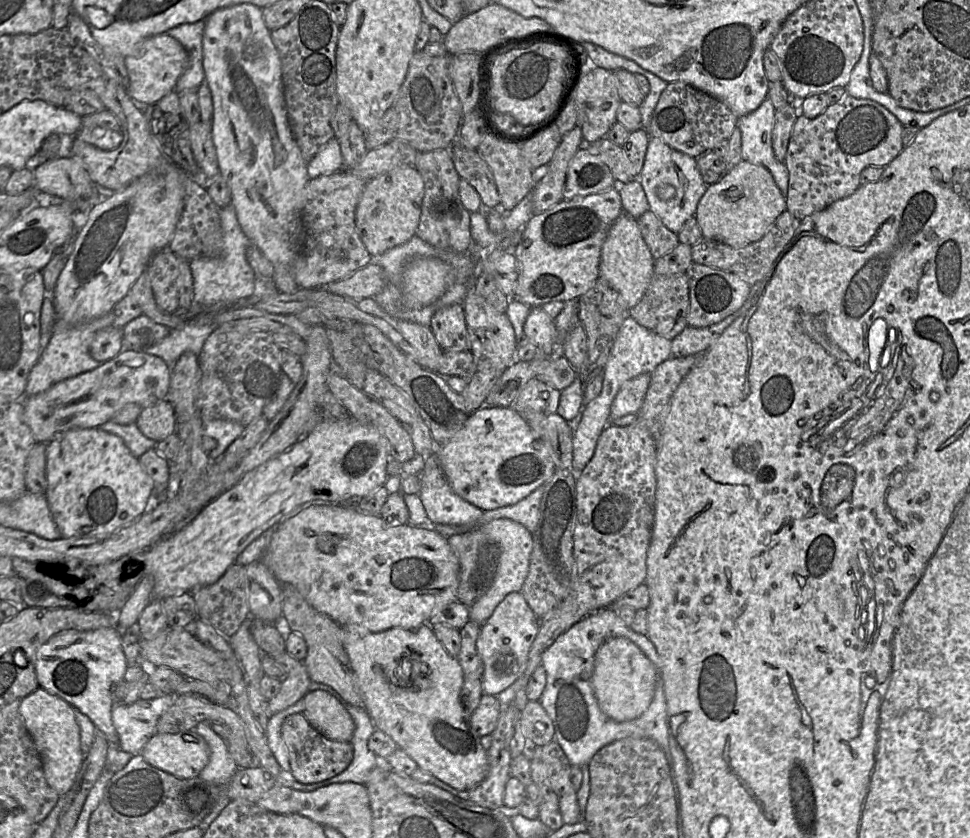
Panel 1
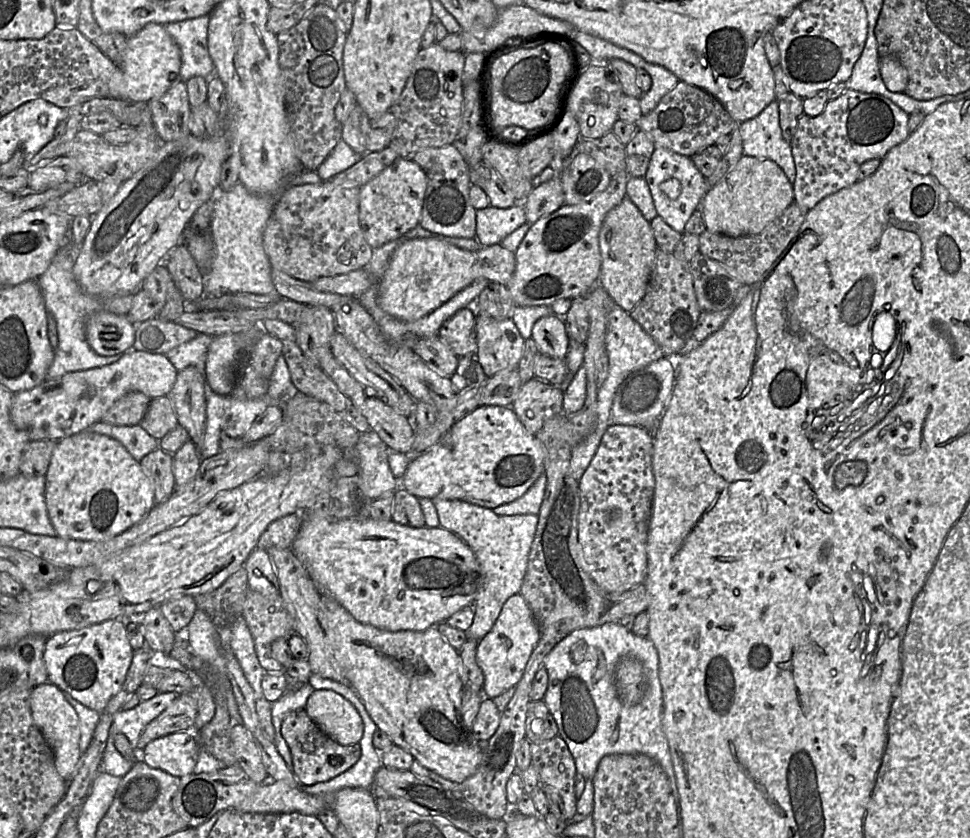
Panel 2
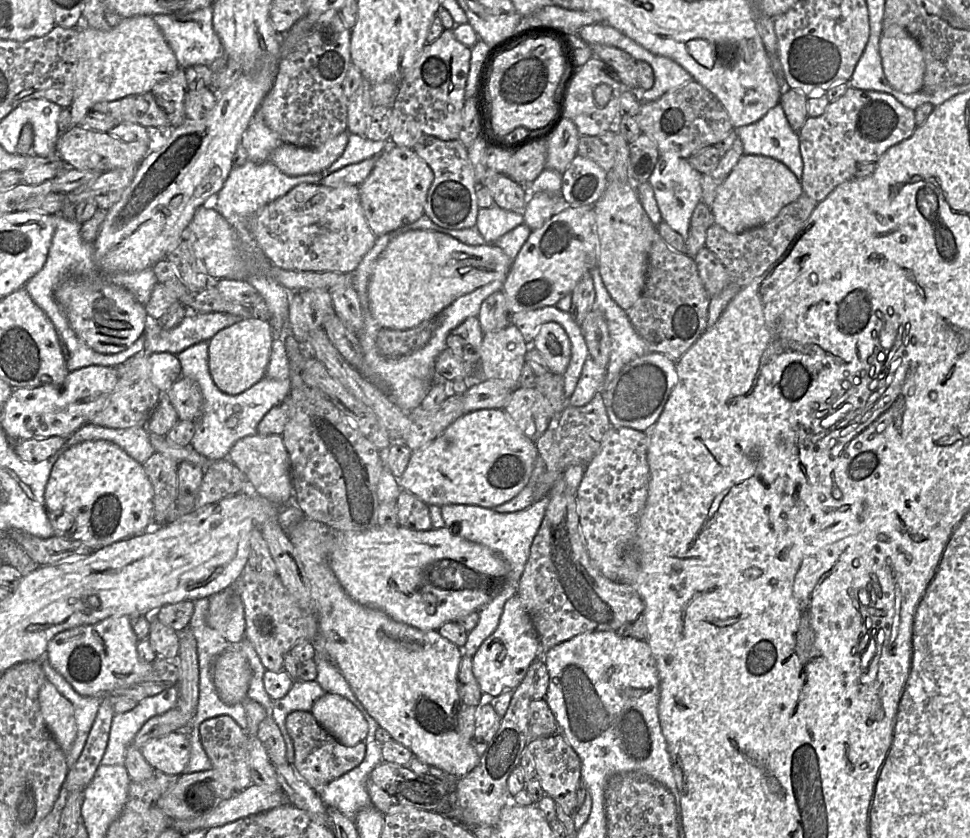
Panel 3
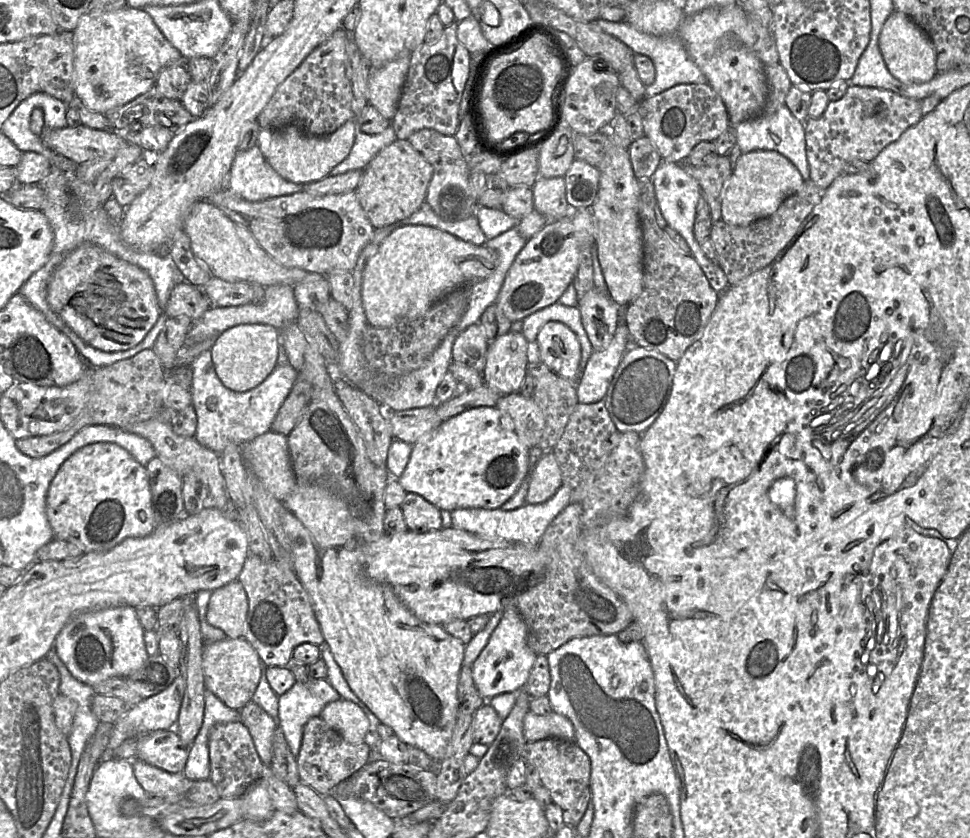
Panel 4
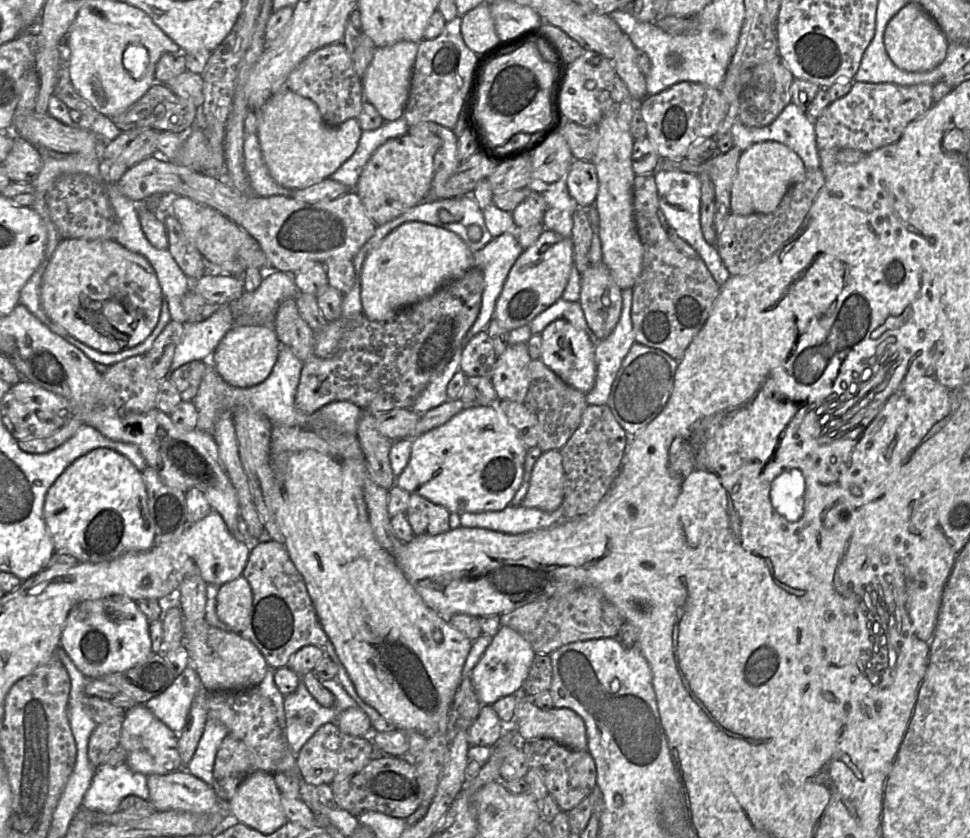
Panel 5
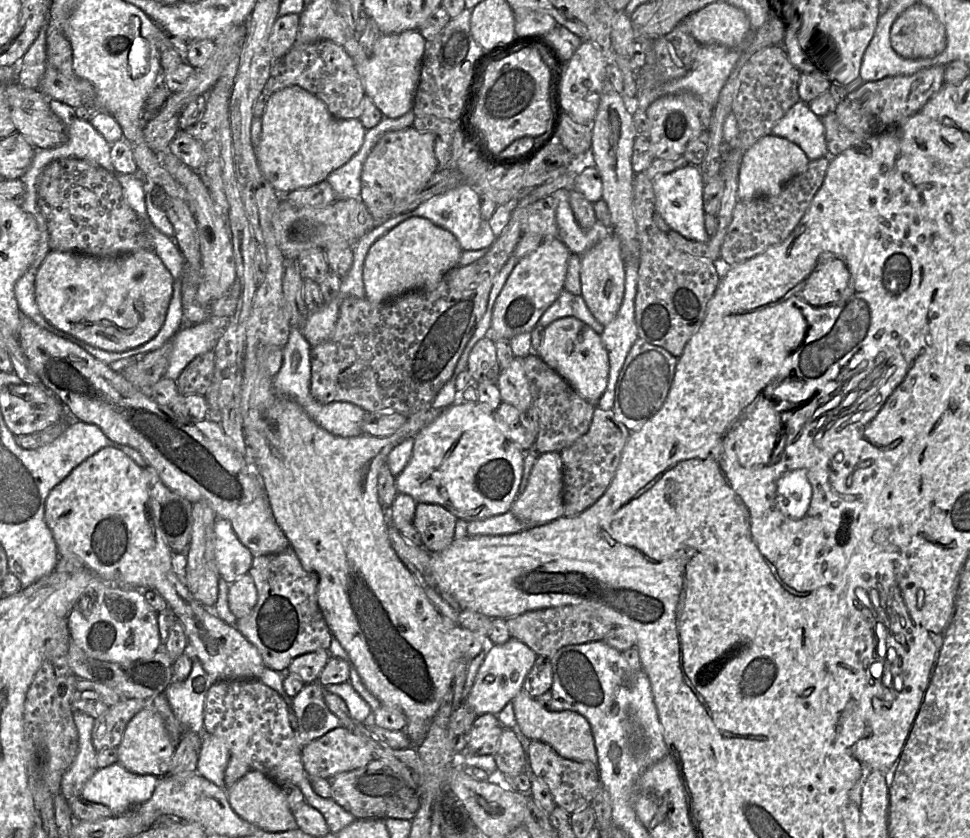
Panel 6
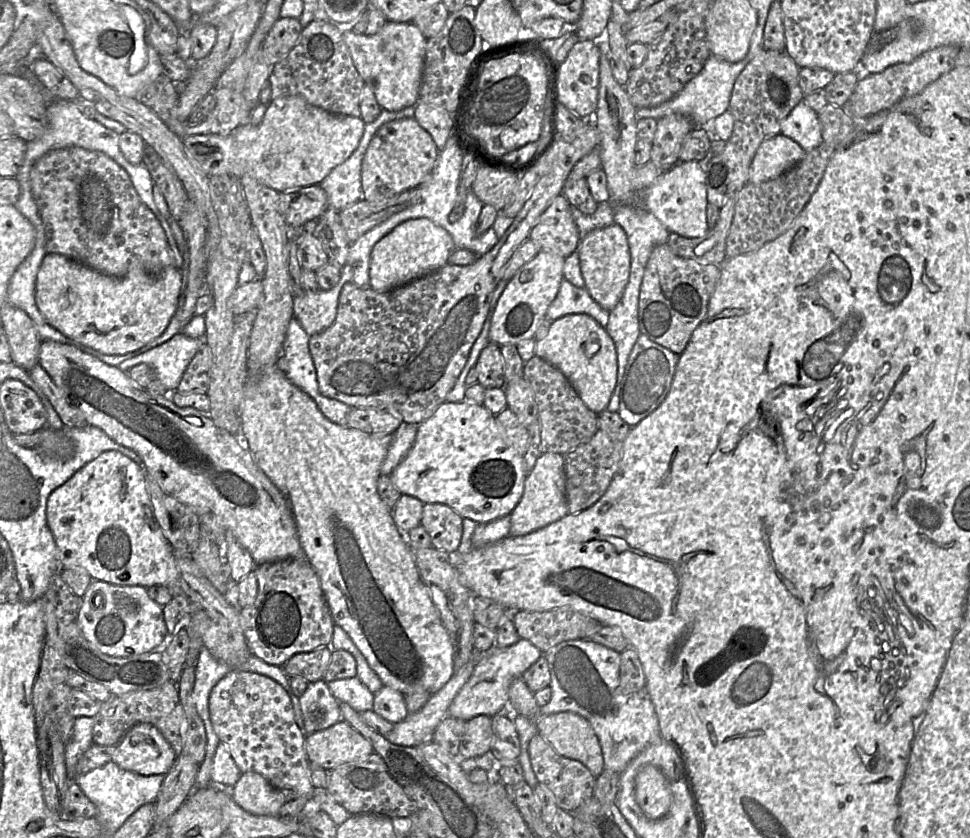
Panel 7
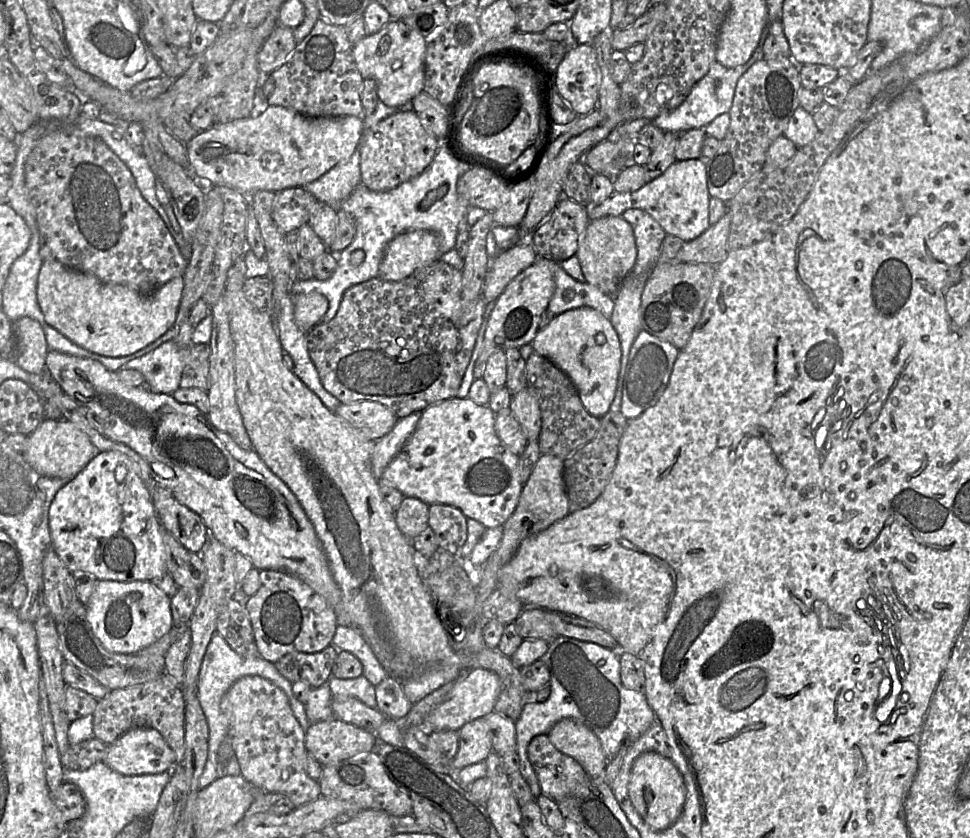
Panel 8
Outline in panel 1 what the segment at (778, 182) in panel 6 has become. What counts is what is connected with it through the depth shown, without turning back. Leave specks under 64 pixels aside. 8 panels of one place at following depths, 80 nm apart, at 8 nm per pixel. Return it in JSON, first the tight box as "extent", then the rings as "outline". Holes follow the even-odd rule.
{"extent":[695,160,786,248],"outline":[[[741,160],[716,183],[708,185],[695,212],[702,235],[733,248],[759,241],[786,210],[786,198],[772,174],[762,165]]]}

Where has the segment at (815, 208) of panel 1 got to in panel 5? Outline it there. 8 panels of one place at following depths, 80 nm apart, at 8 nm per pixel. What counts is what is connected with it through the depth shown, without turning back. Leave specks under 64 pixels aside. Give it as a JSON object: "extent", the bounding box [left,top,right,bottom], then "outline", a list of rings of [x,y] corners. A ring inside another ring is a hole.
{"extent":[814,82,933,177],"outline":[[[853,82],[845,96],[831,102],[814,120],[820,158],[819,168],[824,176],[827,177],[833,173],[837,163],[836,154],[841,149],[858,150],[866,154],[896,142],[910,122],[925,115],[932,107],[933,86]]]}

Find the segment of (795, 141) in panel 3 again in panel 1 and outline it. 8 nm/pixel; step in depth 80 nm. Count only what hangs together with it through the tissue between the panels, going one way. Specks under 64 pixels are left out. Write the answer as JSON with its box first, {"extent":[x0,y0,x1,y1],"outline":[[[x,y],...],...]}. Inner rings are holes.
{"extent":[736,98,789,198],"outline":[[[766,98],[755,111],[739,117],[736,126],[741,132],[742,160],[767,168],[786,198],[789,172],[785,162],[777,160],[772,148],[775,112],[773,103]]]}

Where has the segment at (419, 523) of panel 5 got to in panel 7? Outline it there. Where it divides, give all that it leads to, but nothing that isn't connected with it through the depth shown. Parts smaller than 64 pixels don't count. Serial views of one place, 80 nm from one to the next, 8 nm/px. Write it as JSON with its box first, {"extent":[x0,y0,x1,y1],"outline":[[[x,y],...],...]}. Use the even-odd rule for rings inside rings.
{"extent":[421,503,463,554],"outline":[[[441,503],[424,504],[421,526],[431,538],[431,546],[448,554],[457,554],[463,532],[463,518]]]}

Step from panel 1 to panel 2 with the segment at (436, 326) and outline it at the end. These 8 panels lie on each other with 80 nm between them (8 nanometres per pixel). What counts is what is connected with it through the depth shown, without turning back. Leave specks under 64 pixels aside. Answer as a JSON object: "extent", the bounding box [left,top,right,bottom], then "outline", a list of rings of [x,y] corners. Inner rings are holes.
{"extent":[439,307,477,357],"outline":[[[465,307],[447,319],[439,329],[439,338],[457,357],[477,353],[475,317],[475,310]]]}

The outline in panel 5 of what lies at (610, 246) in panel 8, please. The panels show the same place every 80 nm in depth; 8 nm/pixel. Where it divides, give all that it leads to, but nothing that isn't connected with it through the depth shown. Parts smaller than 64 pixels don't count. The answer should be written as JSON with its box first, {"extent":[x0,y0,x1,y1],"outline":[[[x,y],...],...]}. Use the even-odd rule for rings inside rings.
{"extent":[579,263,622,339],"outline":[[[604,263],[591,265],[581,274],[579,302],[593,333],[599,339],[607,338],[621,315],[622,290]]]}

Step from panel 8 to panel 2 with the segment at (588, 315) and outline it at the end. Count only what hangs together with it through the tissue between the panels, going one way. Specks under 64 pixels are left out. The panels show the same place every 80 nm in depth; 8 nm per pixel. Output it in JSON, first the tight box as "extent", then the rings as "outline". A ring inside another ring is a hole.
{"extent":[531,315,569,358],"outline":[[[548,315],[538,319],[533,325],[531,339],[535,341],[539,353],[552,358],[566,358],[569,337],[563,320],[557,316]]]}

